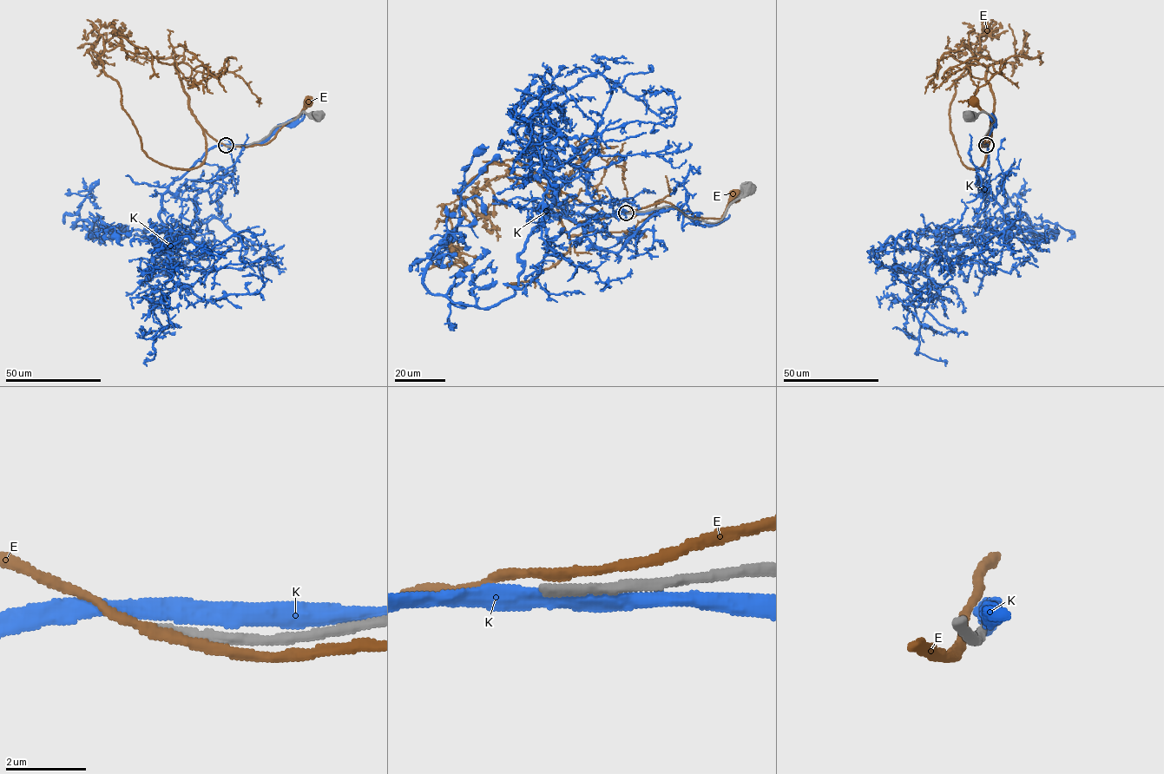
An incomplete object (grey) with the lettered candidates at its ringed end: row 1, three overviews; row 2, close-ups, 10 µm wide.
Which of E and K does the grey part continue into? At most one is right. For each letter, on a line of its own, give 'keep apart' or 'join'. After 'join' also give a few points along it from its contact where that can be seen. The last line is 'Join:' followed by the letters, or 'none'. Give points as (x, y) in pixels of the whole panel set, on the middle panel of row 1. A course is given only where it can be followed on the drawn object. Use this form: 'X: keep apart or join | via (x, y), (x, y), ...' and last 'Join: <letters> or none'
E: keep apart
K: keep apart
Join: none

